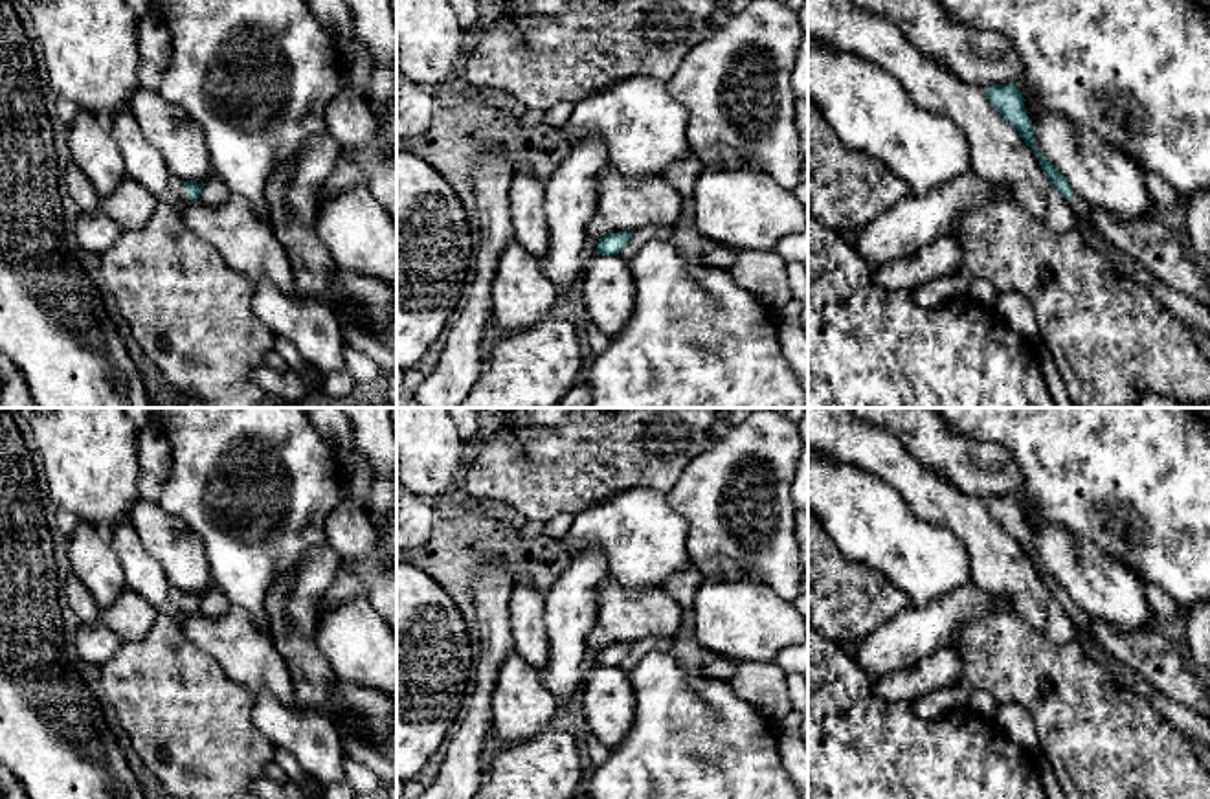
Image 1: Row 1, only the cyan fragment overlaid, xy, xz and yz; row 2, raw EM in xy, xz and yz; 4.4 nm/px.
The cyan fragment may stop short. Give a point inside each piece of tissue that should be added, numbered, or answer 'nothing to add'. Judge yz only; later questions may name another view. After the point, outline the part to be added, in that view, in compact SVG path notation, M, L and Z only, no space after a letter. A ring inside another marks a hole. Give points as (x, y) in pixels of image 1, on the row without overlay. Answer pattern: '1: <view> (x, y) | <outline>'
1: yz (1155, 660) | M1070 604L1070 619L1076 626L1087 625L1098 643L1100 654L1131 670L1146 689L1159 691L1166 698L1210 716L1210 676L1190 665L1177 643L1166 637L1155 625L1120 632L1102 619Z

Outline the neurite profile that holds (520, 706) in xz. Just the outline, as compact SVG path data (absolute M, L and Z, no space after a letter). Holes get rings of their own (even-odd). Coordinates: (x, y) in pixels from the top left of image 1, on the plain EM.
M512 650L498 672L490 698L494 737L505 744L521 744L551 727L556 707L540 672Z

